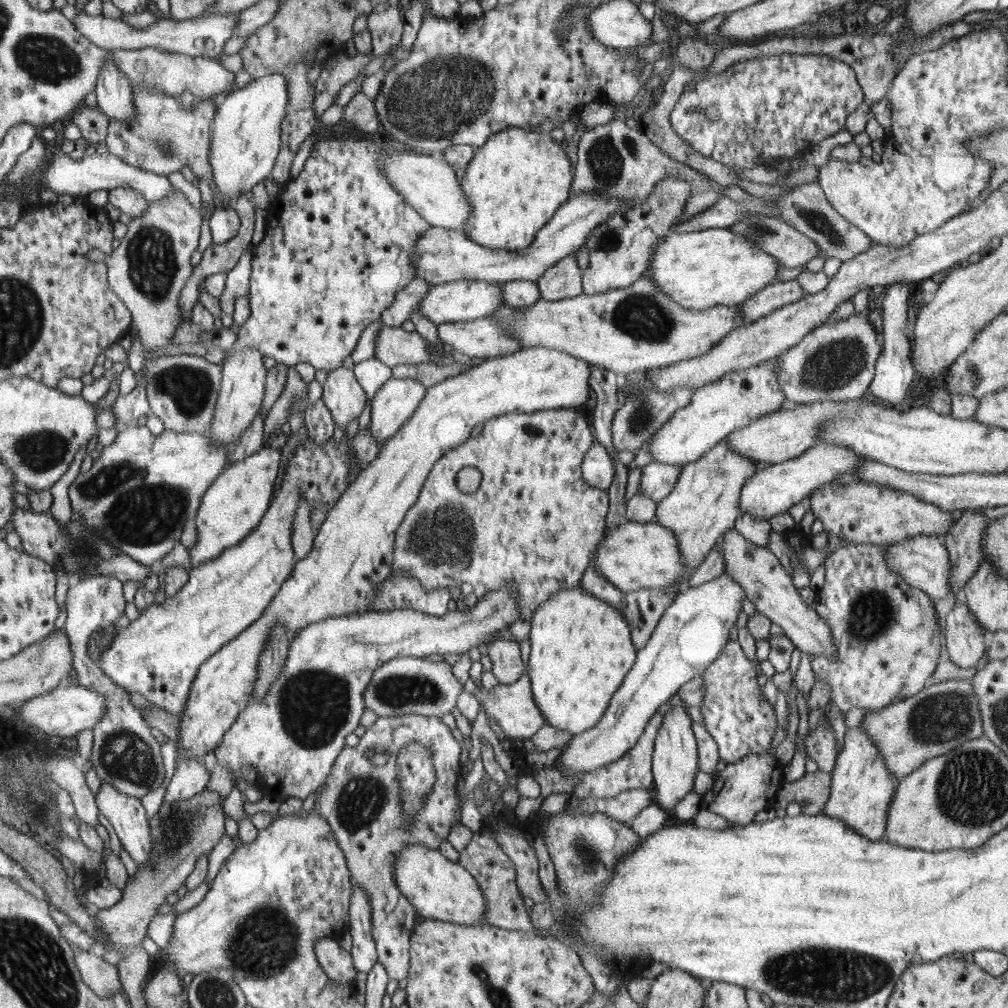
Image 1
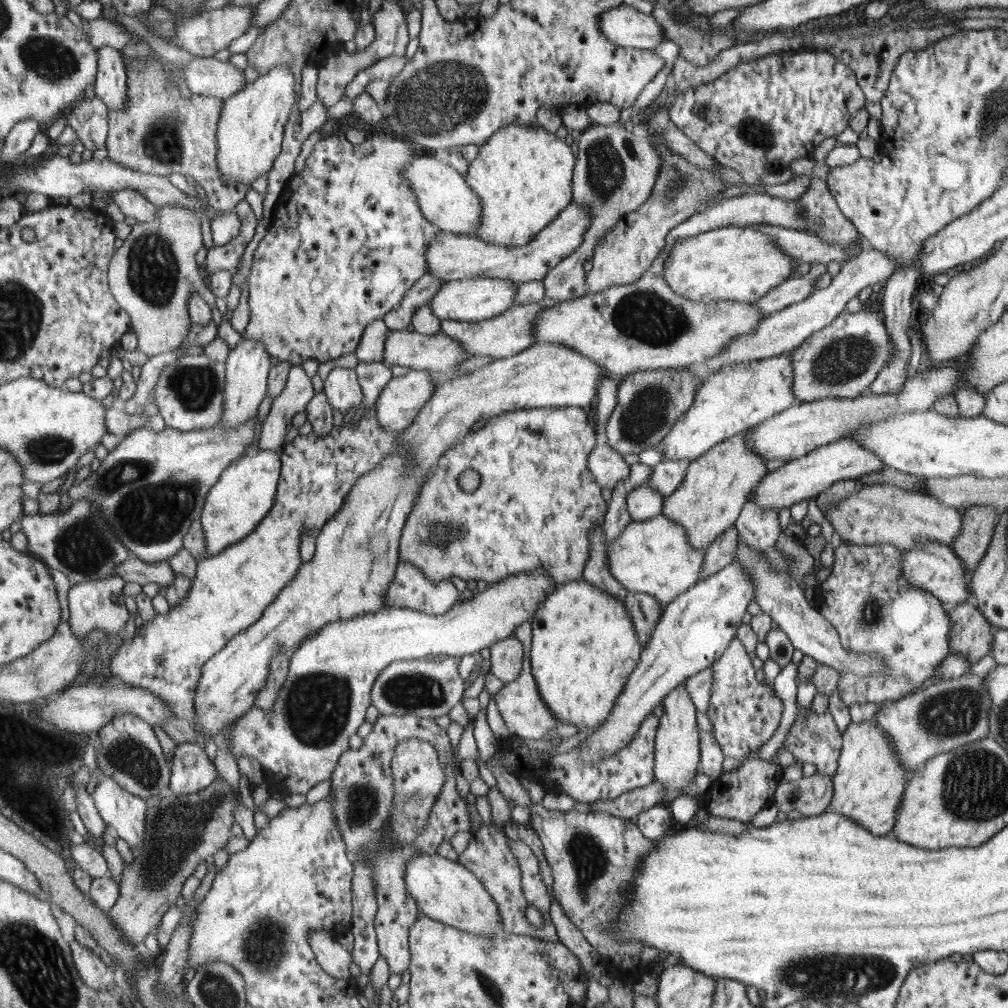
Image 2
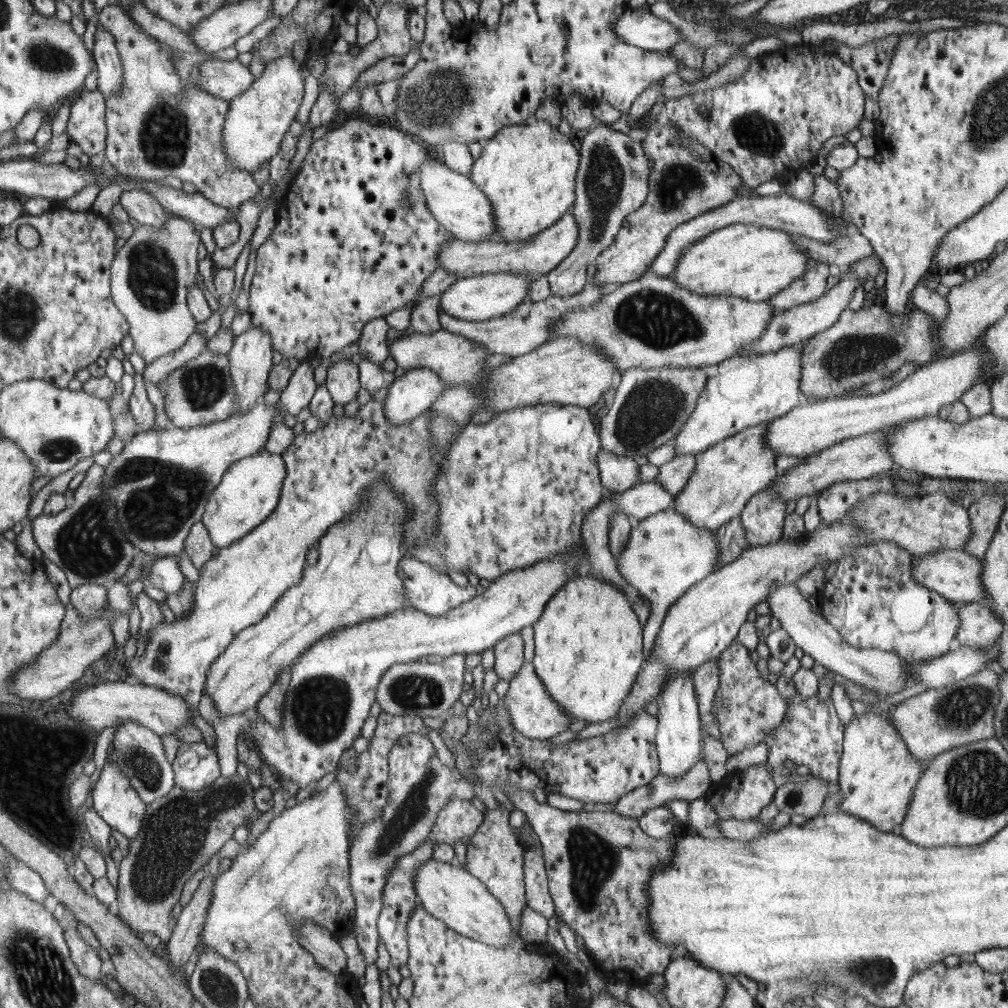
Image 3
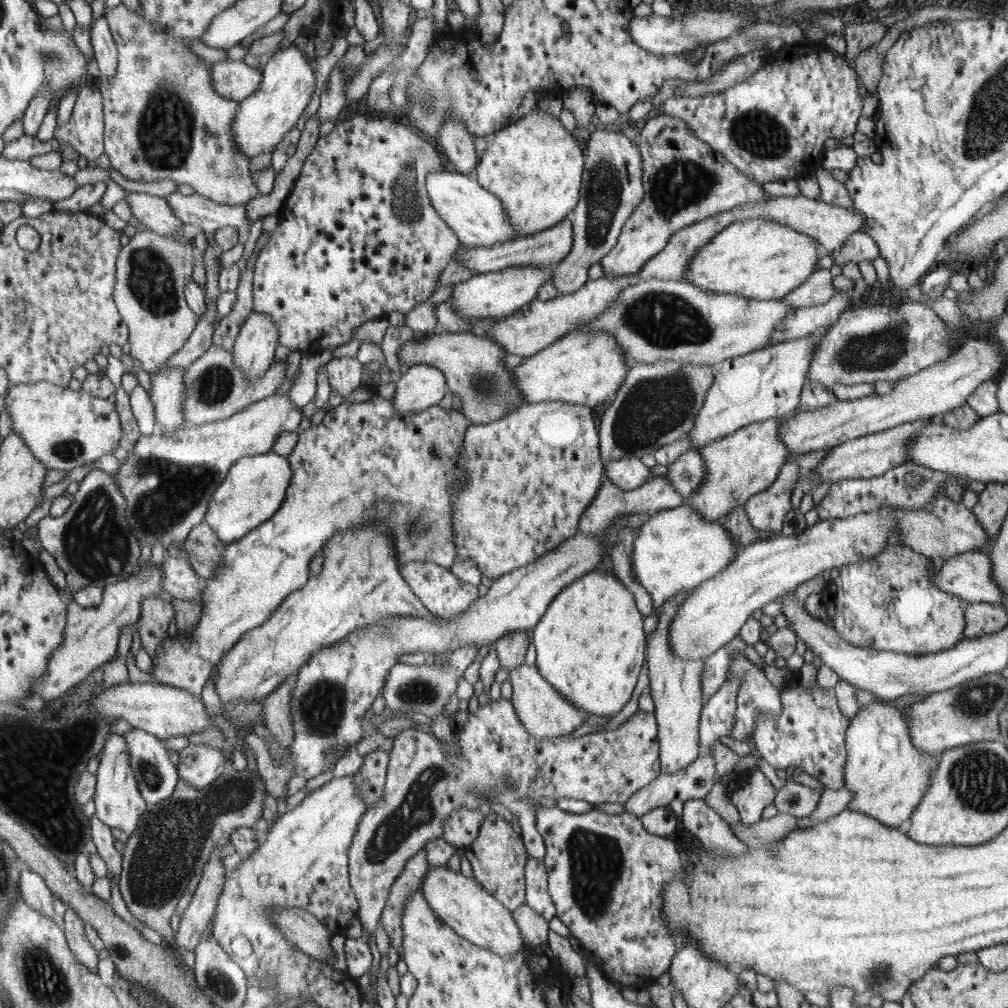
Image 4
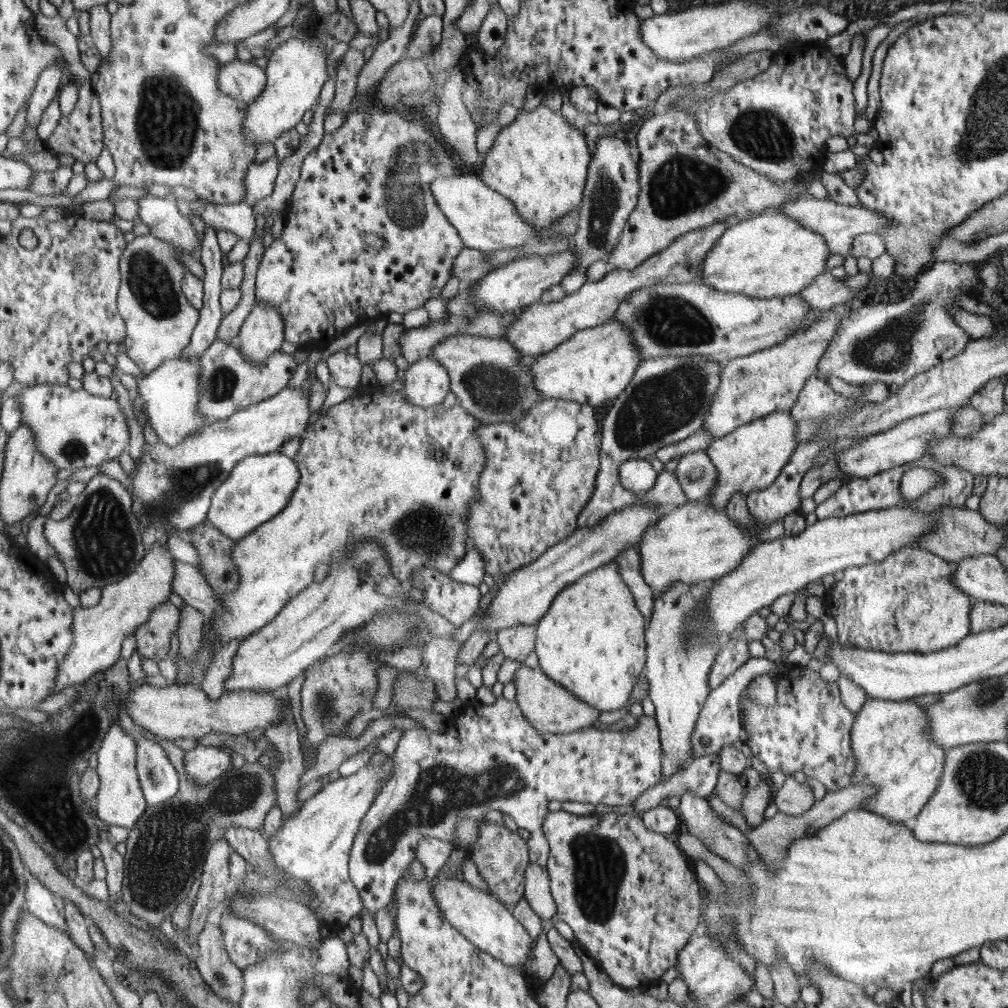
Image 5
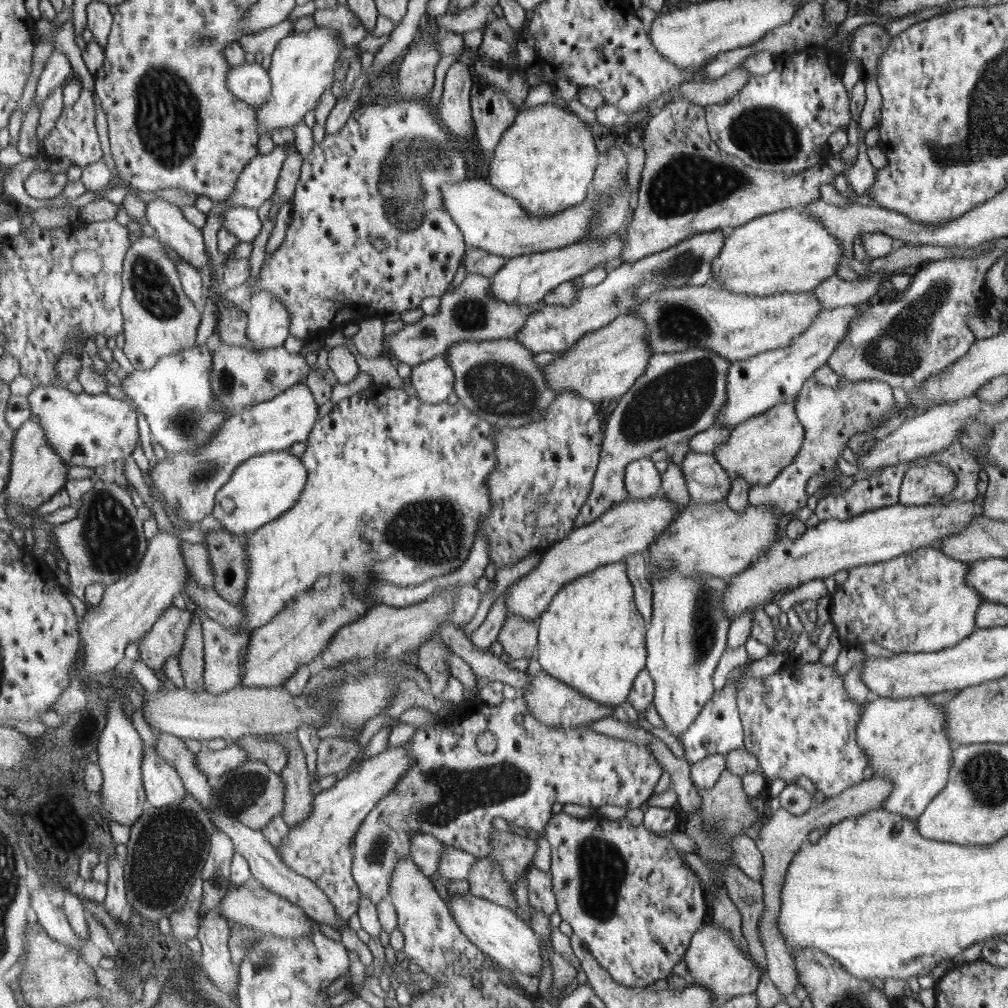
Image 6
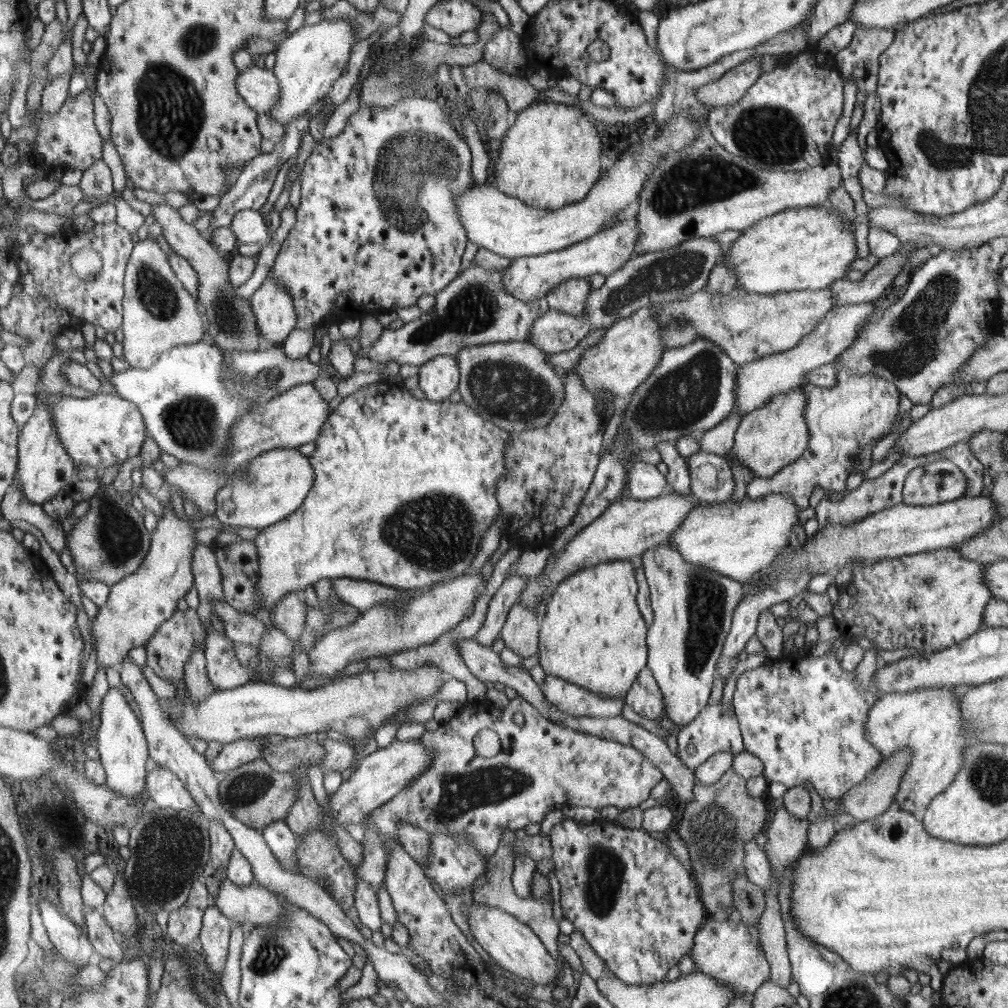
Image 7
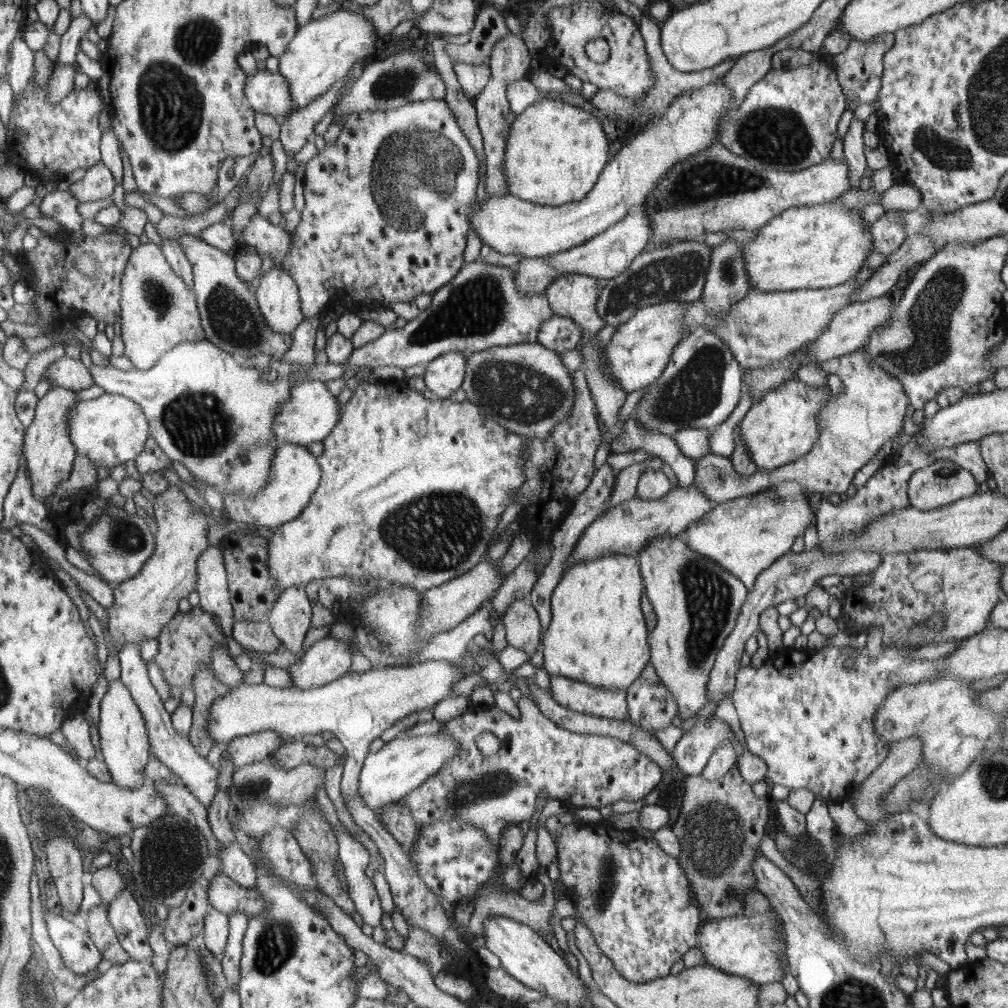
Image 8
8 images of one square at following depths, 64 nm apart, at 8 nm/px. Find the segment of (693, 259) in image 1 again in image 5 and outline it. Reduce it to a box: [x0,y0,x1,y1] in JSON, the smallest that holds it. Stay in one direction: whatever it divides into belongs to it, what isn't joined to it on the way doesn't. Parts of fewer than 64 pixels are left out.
[700,209,830,299]

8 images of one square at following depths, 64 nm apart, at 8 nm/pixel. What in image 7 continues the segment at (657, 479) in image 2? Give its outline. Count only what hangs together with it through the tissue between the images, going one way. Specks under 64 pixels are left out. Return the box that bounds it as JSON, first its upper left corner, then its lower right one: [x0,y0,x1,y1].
[686,452,735,504]

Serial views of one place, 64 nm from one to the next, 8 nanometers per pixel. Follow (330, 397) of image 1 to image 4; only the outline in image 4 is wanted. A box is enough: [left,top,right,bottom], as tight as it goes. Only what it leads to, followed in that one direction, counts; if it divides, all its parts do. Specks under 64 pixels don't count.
[326,357,362,400]

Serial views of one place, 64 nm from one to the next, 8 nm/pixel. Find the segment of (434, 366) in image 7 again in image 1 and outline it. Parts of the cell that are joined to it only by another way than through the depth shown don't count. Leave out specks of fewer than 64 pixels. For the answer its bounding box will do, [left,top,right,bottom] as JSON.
[369,376,427,441]

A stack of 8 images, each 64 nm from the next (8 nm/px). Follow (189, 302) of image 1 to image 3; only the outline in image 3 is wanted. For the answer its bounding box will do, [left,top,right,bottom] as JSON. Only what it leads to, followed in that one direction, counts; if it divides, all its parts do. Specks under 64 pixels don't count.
[212,201,264,272]

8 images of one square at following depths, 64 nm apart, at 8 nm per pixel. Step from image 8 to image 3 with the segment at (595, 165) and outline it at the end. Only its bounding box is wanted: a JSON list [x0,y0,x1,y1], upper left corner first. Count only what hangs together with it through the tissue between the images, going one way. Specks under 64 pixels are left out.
[471,116,581,241]

